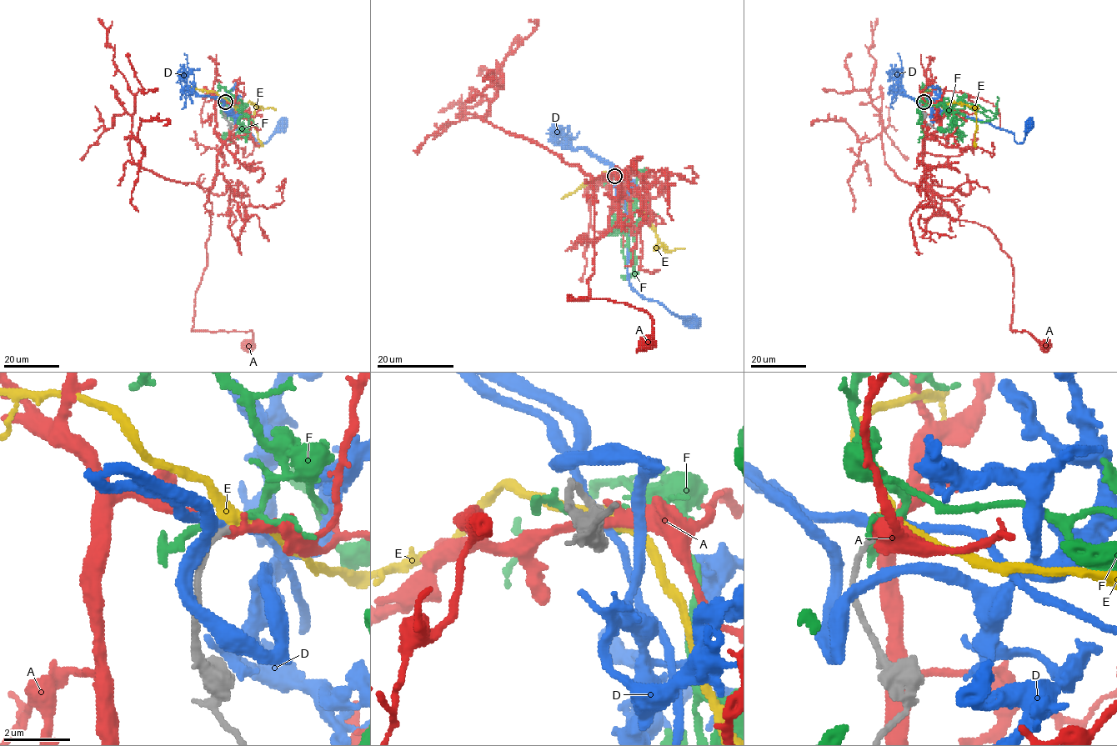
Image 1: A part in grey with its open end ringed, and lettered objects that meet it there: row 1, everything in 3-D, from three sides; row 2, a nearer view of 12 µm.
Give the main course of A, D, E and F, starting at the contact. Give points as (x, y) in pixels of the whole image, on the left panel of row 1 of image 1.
A: (226, 102), (215, 102), (221, 152), (208, 194), (206, 268), (191, 329), (251, 331), (250, 347)
D: (225, 102), (233, 112), (236, 128), (250, 133), (258, 142), (265, 143), (281, 124)
E: (226, 102), (235, 106), (251, 102), (257, 107), (254, 112), (254, 128), (259, 147)
F: (225, 102), (232, 97), (237, 105), (235, 108), (243, 112), (245, 106), (241, 105), (248, 120), (246, 142)

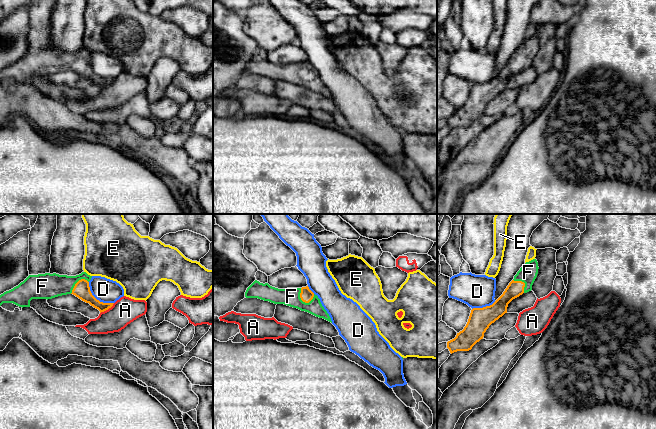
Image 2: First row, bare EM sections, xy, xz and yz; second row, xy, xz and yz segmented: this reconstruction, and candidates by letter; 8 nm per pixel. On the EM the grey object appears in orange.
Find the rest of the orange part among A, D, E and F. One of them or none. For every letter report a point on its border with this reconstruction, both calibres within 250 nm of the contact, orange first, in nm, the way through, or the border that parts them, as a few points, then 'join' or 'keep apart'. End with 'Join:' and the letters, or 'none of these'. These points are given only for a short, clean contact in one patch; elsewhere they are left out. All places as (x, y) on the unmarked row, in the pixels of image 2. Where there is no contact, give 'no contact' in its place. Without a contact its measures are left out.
A: meets orange in xy at (107, 85); 120 nm thick on the orange side, 200 nm on the other; border along xy (114, 79), (100, 89); keep apart
D: meets orange in xy at (96, 75); 130 nm thick on the orange side, 190 nm on the other; keep apart
E: no contact; keep apart
F: meets orange in xz at (300, 73); 110 nm thick on the orange side, 140 nm on the other; runs through xz (306, 71), (300, 73), (291, 72); join
Join: F

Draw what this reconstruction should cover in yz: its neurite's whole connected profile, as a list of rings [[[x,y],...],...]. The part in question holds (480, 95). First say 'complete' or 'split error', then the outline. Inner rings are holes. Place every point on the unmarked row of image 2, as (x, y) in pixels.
split error | [[[533,35],[526,38],[514,55],[509,59],[503,70],[490,82],[473,84],[464,105],[456,113],[447,118],[450,129],[469,127],[484,113],[489,102],[507,89],[508,80],[523,69],[532,66],[538,50],[538,38]]]

